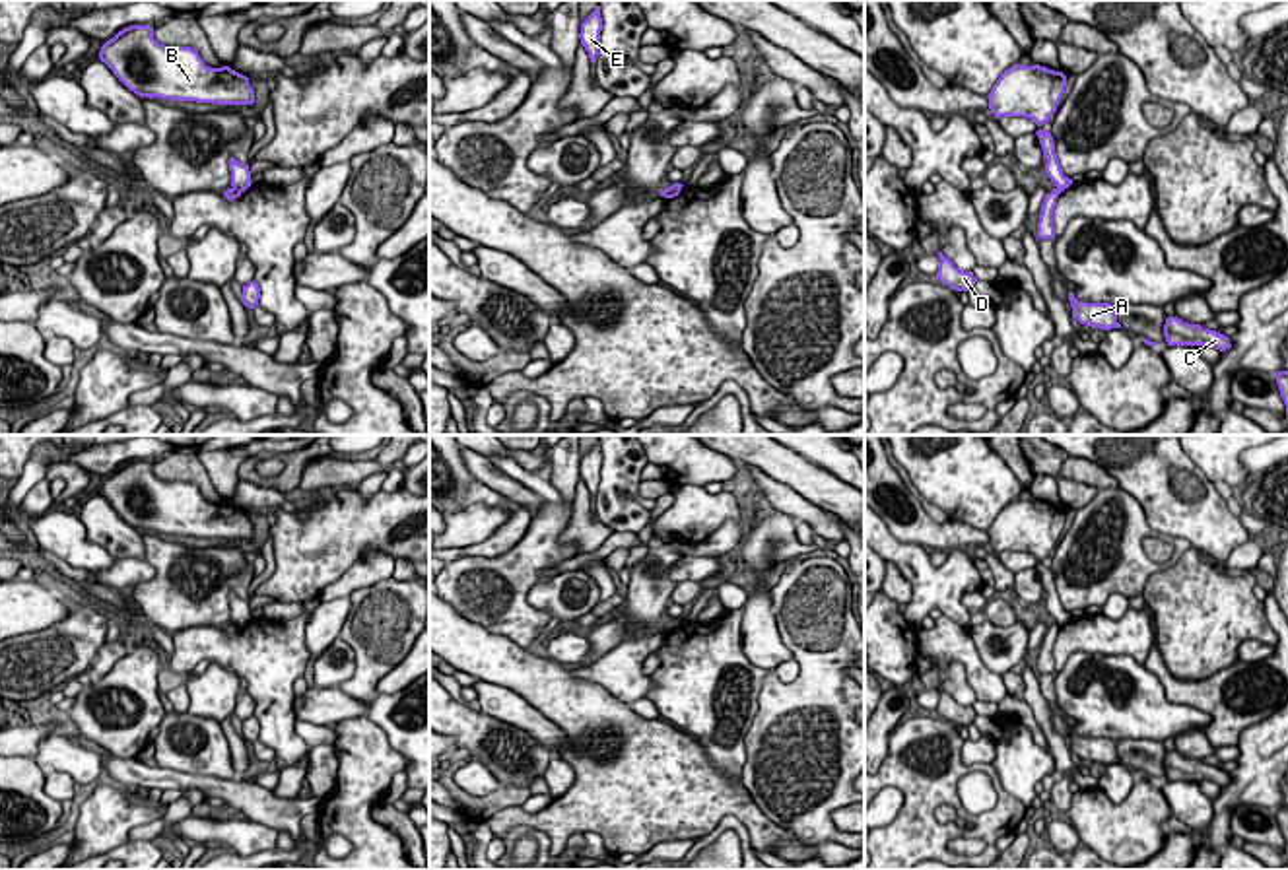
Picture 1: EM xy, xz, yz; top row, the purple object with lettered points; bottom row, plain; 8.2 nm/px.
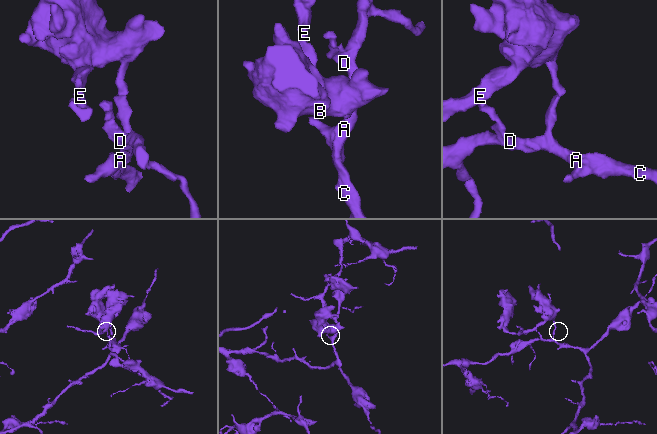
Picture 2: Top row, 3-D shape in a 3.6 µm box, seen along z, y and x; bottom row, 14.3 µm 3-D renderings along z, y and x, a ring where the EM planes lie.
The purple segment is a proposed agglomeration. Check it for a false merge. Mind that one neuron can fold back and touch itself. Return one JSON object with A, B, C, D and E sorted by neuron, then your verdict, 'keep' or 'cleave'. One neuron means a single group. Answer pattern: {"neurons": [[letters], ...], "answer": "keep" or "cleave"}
{"neurons": [["A", "C", "D"], ["B", "E"]], "answer": "cleave"}

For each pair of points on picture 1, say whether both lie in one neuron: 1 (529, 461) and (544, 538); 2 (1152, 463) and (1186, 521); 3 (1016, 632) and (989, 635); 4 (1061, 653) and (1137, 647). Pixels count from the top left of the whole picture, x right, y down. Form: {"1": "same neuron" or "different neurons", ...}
{"1": "different neurons", "2": "same neuron", "3": "same neuron", "4": "same neuron"}

